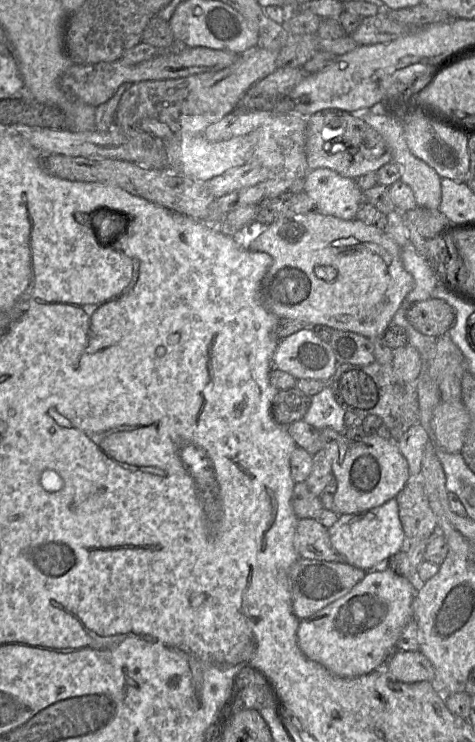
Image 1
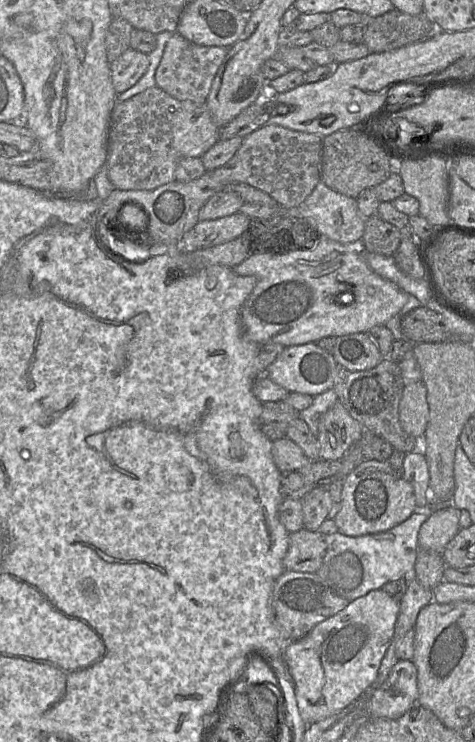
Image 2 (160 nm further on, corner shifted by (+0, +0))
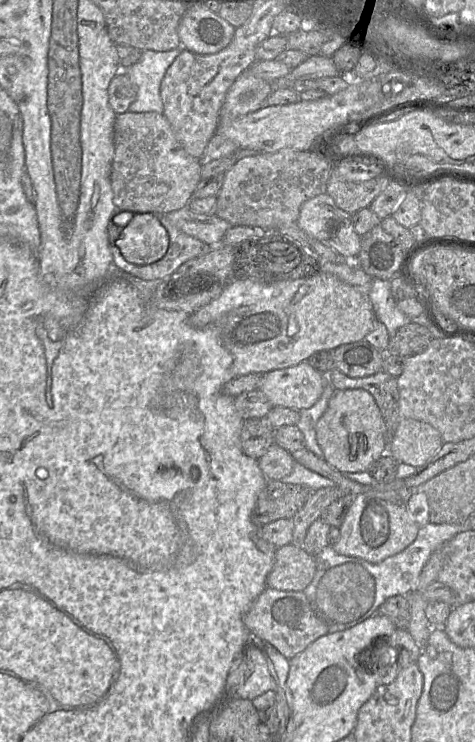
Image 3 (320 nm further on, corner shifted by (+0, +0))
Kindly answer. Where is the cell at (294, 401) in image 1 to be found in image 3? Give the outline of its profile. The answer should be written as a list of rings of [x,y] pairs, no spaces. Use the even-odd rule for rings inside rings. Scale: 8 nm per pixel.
[[[265,417],[244,420],[240,433],[242,452],[256,460],[275,444],[275,428]]]

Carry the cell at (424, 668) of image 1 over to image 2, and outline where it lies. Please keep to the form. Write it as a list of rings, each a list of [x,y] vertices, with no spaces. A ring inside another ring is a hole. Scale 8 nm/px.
[[[398,660],[370,699],[371,719],[398,719],[417,704],[417,668],[412,660]]]

